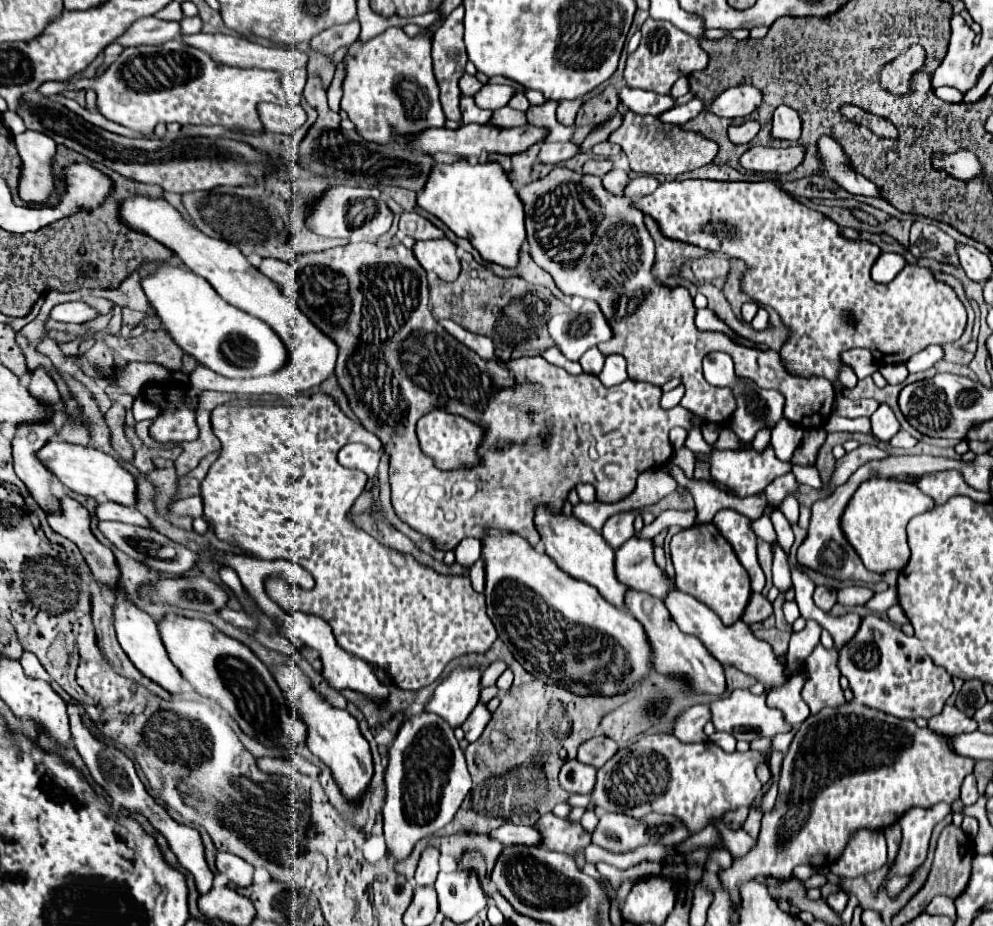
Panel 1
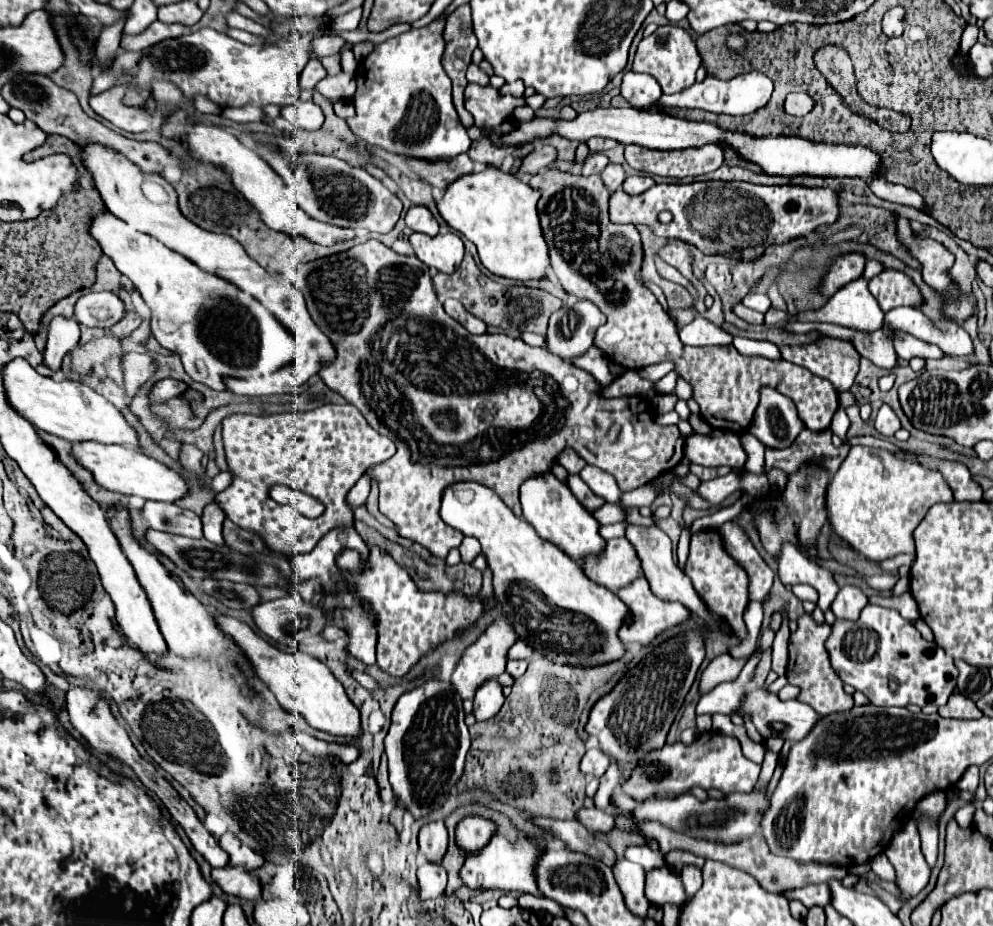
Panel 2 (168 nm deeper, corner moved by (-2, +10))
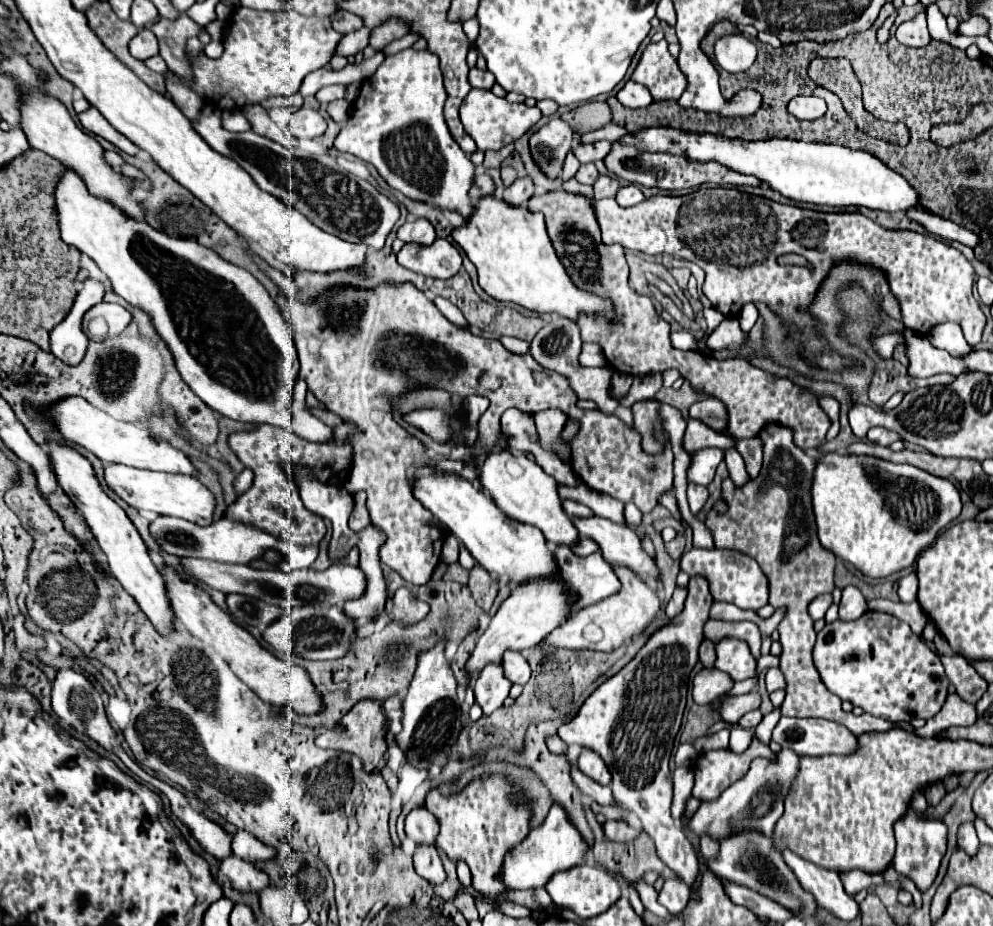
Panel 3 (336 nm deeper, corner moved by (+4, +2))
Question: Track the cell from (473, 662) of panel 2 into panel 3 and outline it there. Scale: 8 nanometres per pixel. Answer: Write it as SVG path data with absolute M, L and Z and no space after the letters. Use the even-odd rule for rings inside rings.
M558 545L554 549L554 561L558 565L556 577L542 577L542 579L528 579L520 583L512 595L500 605L498 613L492 617L488 629L482 633L466 669L470 675L480 671L486 663L500 663L506 649L526 651L538 645L546 635L550 635L556 627L570 619L576 611L594 605L618 591L620 581L614 575L610 563L602 559L602 553L596 551L588 557L578 557L570 551L568 545ZM576 595L576 601L572 601Z

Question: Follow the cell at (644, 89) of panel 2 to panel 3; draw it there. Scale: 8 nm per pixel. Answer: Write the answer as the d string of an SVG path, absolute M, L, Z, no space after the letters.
M628 81L620 91L618 91L618 101L626 107L638 109L638 107L648 107L652 103L652 95L644 85L638 85L634 81Z

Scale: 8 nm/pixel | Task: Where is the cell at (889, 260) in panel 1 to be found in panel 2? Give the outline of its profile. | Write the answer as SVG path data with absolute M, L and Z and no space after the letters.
M870 259L866 263L866 269L864 269L864 275L862 279L856 279L848 285L844 285L824 307L820 307L818 311L802 311L798 315L788 315L780 309L770 309L766 313L766 325L778 325L778 323L786 323L786 321L818 321L818 323L836 323L836 325L842 325L842 327L850 327L850 329L856 329L856 331L866 331L866 333L872 333L876 329L880 329L884 325L884 313L878 305L878 301L870 295L868 287L866 287L866 281L878 273L884 271L884 265L876 259Z

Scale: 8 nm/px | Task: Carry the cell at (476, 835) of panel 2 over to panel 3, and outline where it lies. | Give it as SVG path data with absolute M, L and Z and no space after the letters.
M492 773L492 775L484 775L482 779L474 779L472 783L468 783L464 789L460 789L458 793L452 795L442 795L438 787L432 787L426 795L426 807L430 807L430 811L436 815L438 823L440 823L440 833L436 837L436 847L442 849L454 863L458 859L464 859L472 871L472 887L490 897L494 901L494 905L502 905L508 899L504 897L508 893L508 887L502 881L502 865L504 865L504 855L520 845L528 833L530 833L530 821L532 821L532 799L528 797L518 797L518 785L510 783L502 773Z

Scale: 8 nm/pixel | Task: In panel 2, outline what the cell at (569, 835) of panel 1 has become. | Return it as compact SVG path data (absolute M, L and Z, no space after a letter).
M580 809L576 819L590 831L590 833L608 833L614 827L614 819L610 813L600 809Z

